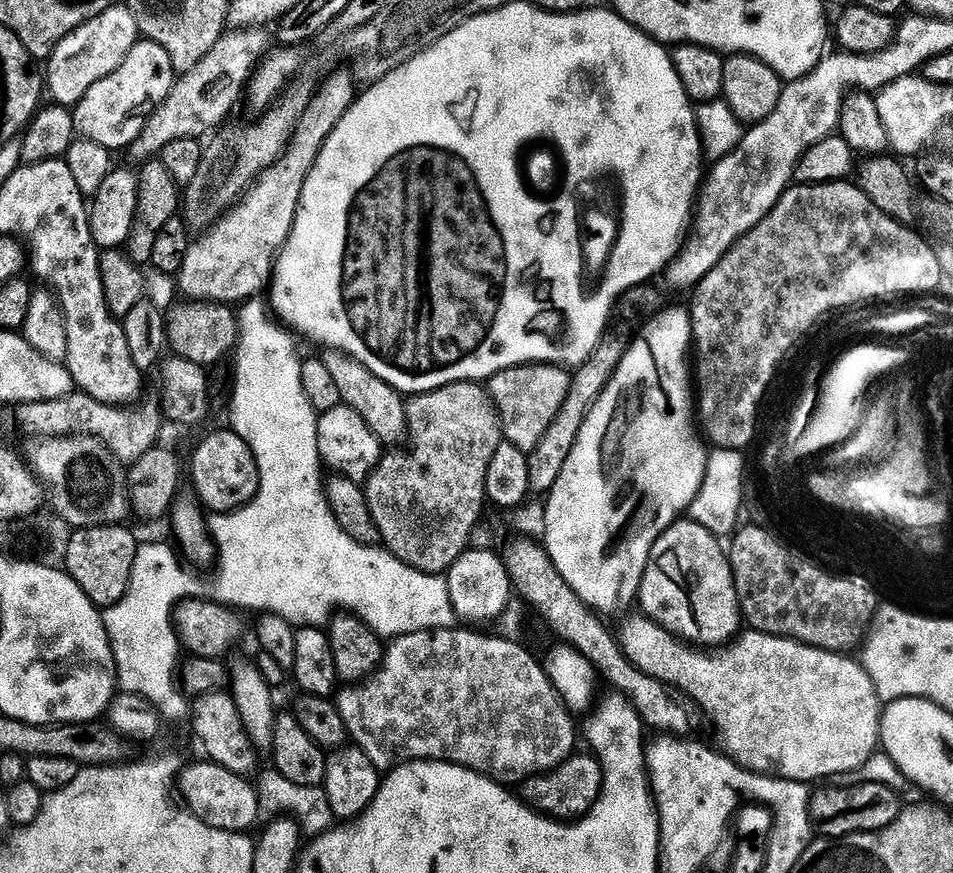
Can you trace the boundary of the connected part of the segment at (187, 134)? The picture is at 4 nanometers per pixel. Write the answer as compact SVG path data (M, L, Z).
M263 27L237 28L225 31L220 41L214 46L214 50L210 50L210 54L206 54L206 58L202 58L202 62L198 62L198 66L194 66L177 79L176 85L170 90L170 94L158 105L156 111L148 117L142 134L138 134L138 138L132 144L130 155L138 162L149 161L159 157L163 148L168 146L170 142L192 137L204 138L204 135L211 128L214 128L213 130L219 129L225 123L223 120L235 110L236 103L239 100L241 103L248 87L248 82L252 79L253 72L259 68L260 61L270 51L266 32Z

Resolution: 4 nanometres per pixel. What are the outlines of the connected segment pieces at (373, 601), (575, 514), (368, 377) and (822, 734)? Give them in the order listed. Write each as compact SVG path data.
M250 304L245 305L238 312L238 341L234 349L236 385L232 388L232 424L230 424L230 428L231 431L238 433L247 442L258 462L260 490L250 503L242 505L236 511L216 514L211 517L210 531L218 549L218 565L220 564L220 573L212 580L211 599L215 600L217 604L225 606L245 604L248 608L256 608L259 604L288 604L286 615L288 621L294 626L324 626L331 621L337 610L343 610L345 613L359 616L366 622L366 626L374 629L381 638L409 636L415 632L430 632L453 627L457 623L458 617L455 609L452 608L448 581L443 575L430 576L426 572L414 570L409 564L402 562L383 547L365 546L354 542L354 538L350 538L350 534L346 534L346 530L342 530L342 526L338 526L338 522L328 505L328 499L324 496L326 480L323 475L320 477L322 461L318 450L318 426L316 425L318 413L310 406L310 402L306 398L306 390L302 390L302 356L296 353L297 337L271 311L268 313L253 310L252 306Z
M618 384L616 386L606 385L601 392L601 396L589 409L588 416L582 422L582 428L578 432L577 441L574 442L574 448L570 451L570 456L566 459L565 466L562 467L561 476L554 484L551 492L546 496L548 505L545 506L544 512L542 511L542 533L544 532L542 544L543 547L548 549L548 557L554 562L558 574L562 574L562 578L566 578L570 590L574 590L574 594L578 594L578 598L582 598L582 602L586 602L588 608L591 608L597 614L603 614L605 617L612 616L615 612L625 611L624 613L627 613L629 611L627 608L631 604L633 607L637 603L639 587L642 586L642 578L646 572L651 548L656 545L656 539L670 525L675 524L677 520L681 519L689 511L695 496L699 492L699 488L703 484L710 453L708 448L704 449L705 441L698 431L697 421L694 419L694 416L686 416L686 410L682 410L680 416L668 414L668 418L666 418L666 414L664 414L664 418L658 418L658 426L652 426L652 430L642 430L642 426L630 426L628 428L626 422L622 426L618 426L616 418L620 414L614 414L614 400L612 400L614 390L618 390Z
M328 350L323 353L322 359L338 385L341 401L358 414L362 414L362 418L370 426L370 430L374 430L381 445L396 446L392 444L408 436L408 405L400 391L390 387L385 380L375 376L362 362L358 362L353 356L348 356L344 352Z
M643 614L635 615L629 615L627 617L629 620L621 628L618 628L620 646L623 648L624 653L628 655L628 660L634 666L638 666L638 670L658 678L662 683L671 686L673 689L681 688L685 692L683 695L689 701L697 700L712 715L712 724L716 727L721 742L724 743L723 751L731 756L734 763L741 764L743 768L749 768L751 772L759 772L762 776L775 776L781 780L813 782L812 780L824 780L827 776L844 776L847 772L858 771L881 747L880 718L882 715L882 702L878 698L874 682L870 682L870 678L866 674L864 665L855 659L844 654L837 654L835 651L827 652L821 648L812 648L808 644L799 644L797 640L784 640L780 636L768 636L765 632L751 630L737 636L727 646L721 646L712 651L701 650L699 647L673 636L662 626L656 624L653 620L649 620L647 616Z

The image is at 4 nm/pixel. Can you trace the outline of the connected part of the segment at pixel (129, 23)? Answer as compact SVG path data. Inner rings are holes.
M118 2L110 10L102 10L98 18L90 18L78 30L71 32L62 42L58 42L52 50L52 55L46 61L46 92L52 95L57 105L74 106L94 86L94 82L102 82L130 54L136 41L141 39L140 27L136 15L123 3Z

